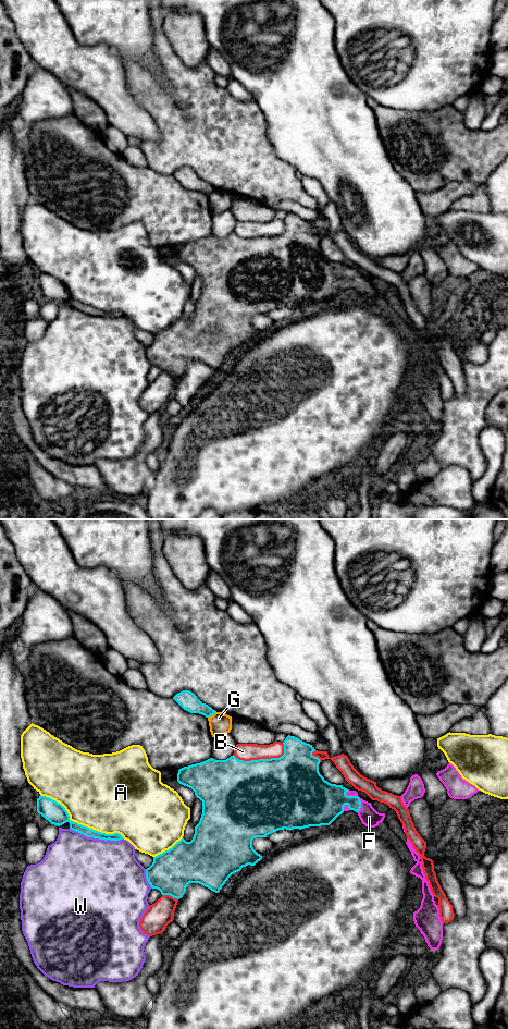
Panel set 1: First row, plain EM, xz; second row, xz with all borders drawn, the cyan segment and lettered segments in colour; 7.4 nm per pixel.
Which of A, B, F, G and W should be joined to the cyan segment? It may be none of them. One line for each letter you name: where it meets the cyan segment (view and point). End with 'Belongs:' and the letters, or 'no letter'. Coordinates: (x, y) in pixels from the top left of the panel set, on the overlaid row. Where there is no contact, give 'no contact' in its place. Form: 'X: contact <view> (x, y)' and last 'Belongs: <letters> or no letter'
F: contact xz (358, 797)
Belongs: F

